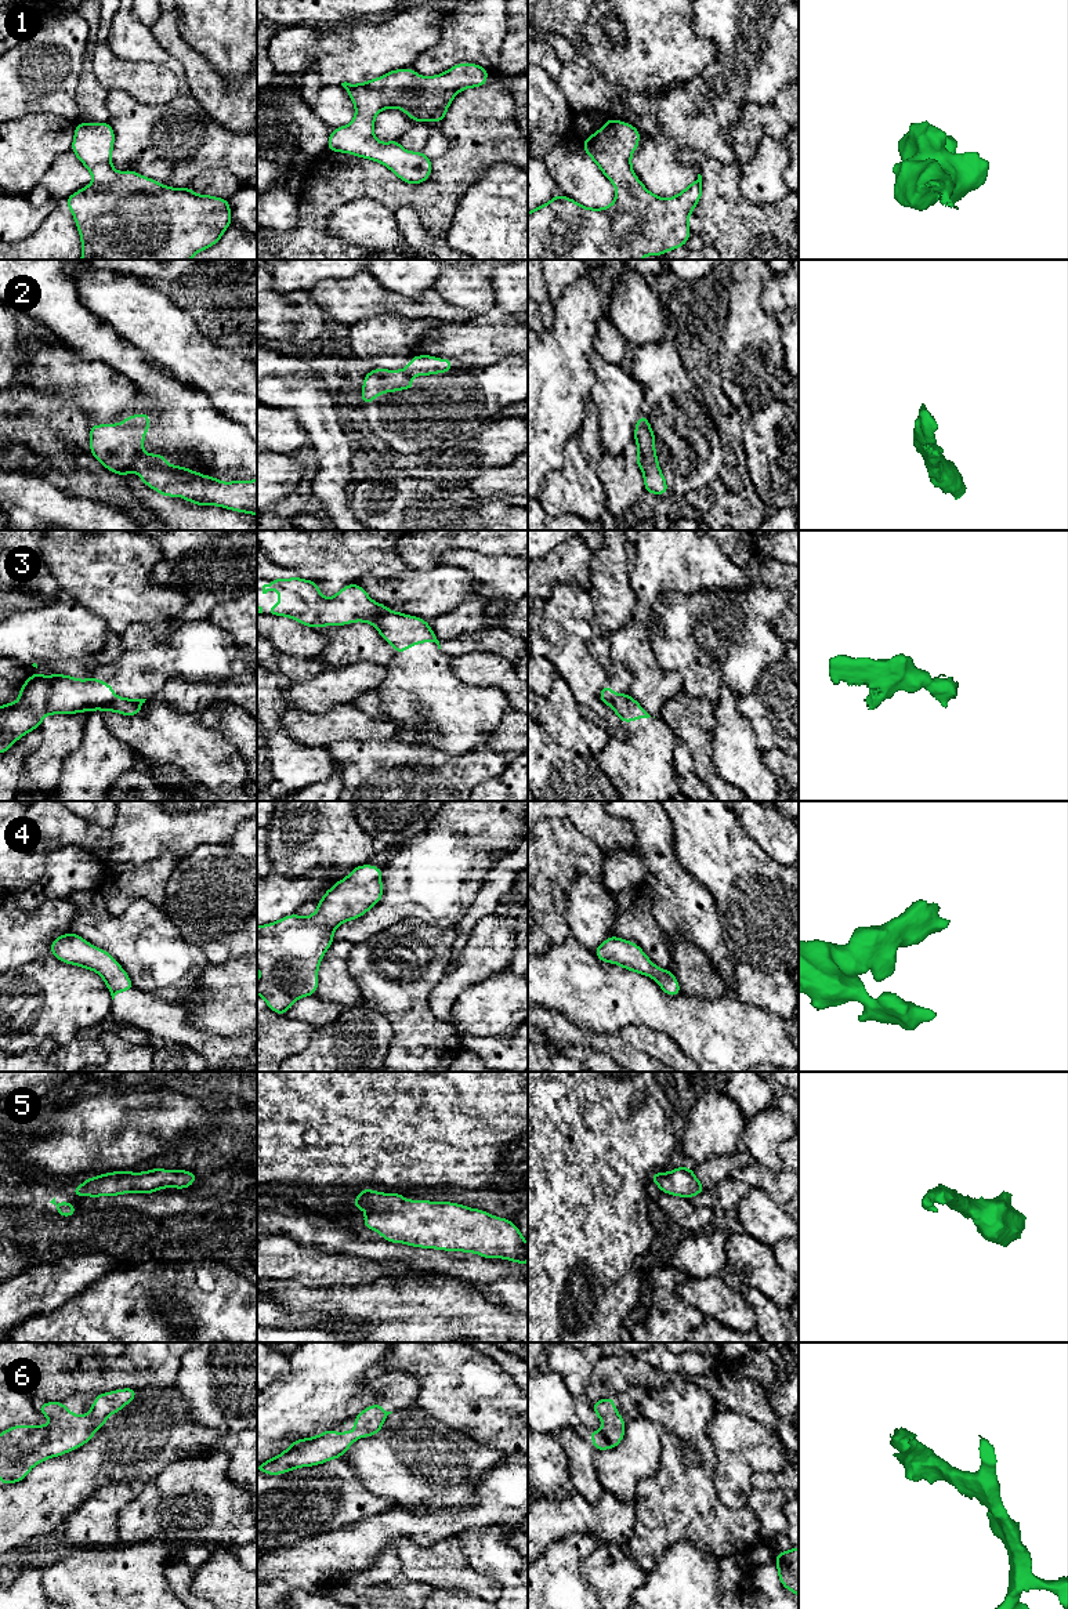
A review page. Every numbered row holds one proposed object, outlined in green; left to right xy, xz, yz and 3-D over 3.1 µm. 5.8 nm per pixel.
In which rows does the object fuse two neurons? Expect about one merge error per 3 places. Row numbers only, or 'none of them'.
3

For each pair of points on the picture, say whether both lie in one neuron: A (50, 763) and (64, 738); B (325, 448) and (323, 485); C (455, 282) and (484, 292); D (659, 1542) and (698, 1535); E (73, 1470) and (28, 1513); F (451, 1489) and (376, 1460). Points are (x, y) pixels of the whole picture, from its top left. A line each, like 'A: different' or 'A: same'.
A: same
B: same
C: same
D: same
E: same
F: same

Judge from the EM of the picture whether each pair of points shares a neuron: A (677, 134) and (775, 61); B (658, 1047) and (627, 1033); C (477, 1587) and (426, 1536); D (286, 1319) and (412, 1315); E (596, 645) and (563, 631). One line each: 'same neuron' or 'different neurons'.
A: same neuron
B: same neuron
C: different neurons
D: different neurons
E: different neurons

